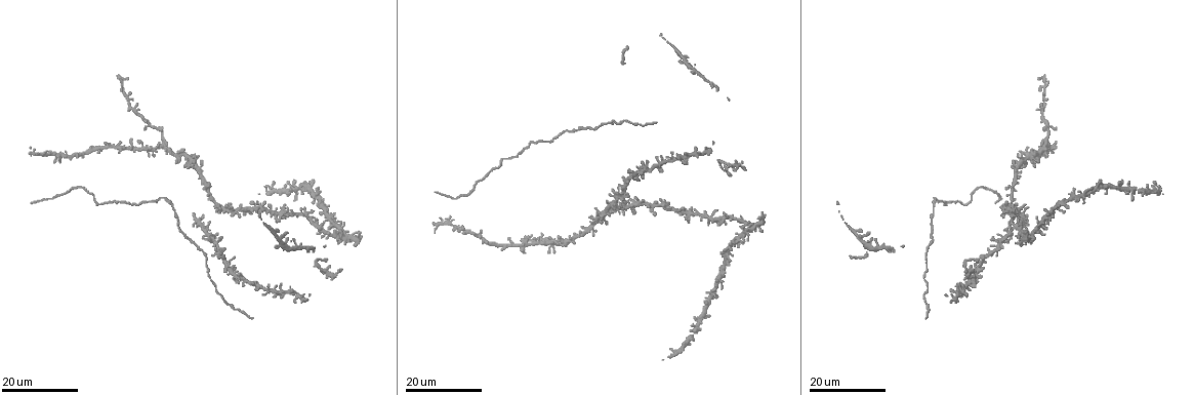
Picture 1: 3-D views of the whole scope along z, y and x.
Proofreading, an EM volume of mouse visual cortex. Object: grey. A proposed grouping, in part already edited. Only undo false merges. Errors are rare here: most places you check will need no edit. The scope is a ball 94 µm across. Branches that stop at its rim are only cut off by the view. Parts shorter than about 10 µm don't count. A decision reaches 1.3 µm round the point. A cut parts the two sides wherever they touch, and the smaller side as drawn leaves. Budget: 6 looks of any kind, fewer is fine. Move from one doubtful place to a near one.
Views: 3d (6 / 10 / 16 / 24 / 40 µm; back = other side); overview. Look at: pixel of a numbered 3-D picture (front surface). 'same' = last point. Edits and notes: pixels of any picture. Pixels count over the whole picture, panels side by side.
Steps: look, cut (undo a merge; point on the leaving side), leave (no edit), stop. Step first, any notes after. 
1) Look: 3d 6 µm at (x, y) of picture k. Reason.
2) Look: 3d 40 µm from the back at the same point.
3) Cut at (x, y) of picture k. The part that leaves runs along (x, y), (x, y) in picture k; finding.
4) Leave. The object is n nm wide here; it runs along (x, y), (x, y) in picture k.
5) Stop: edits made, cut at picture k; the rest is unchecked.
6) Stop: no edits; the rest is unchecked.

Look: 3d 16 µm at (162, 146) of picture 1. Four or more arms meet.

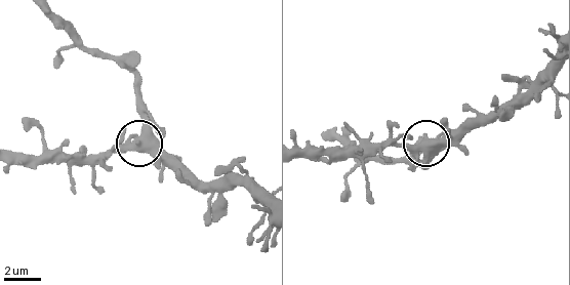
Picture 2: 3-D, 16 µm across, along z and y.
Look: 3d 6 µm at (142, 135) of picture 2.

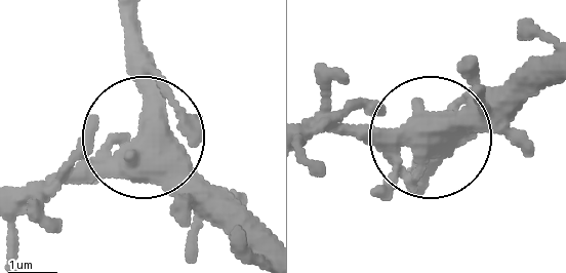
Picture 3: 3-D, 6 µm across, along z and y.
Look: 3d 6 µm from the back at (143, 139) of picture 3. Other side.

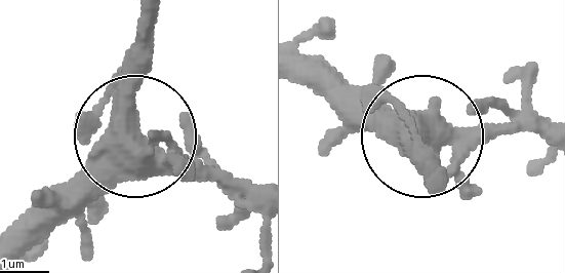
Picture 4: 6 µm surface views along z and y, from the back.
Leave. The object is 500 nm wide here; one cell here.

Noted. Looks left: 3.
Look: 3d 16 µm at (1008, 229) of picture 1. Four or more arms meet.

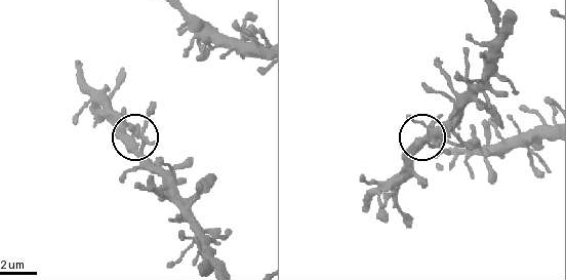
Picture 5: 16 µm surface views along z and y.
Look: 3d 6 µm at (136, 139) of picture 5.

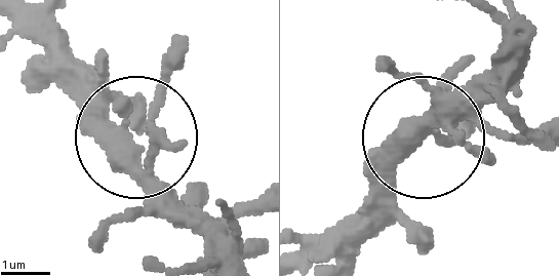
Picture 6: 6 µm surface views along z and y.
Leave. 4 arms meet here; it runs along (227, 254), (47, 50) in picture 6; one cell here.

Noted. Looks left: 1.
Stop: no edits; the rest is unchecked.

